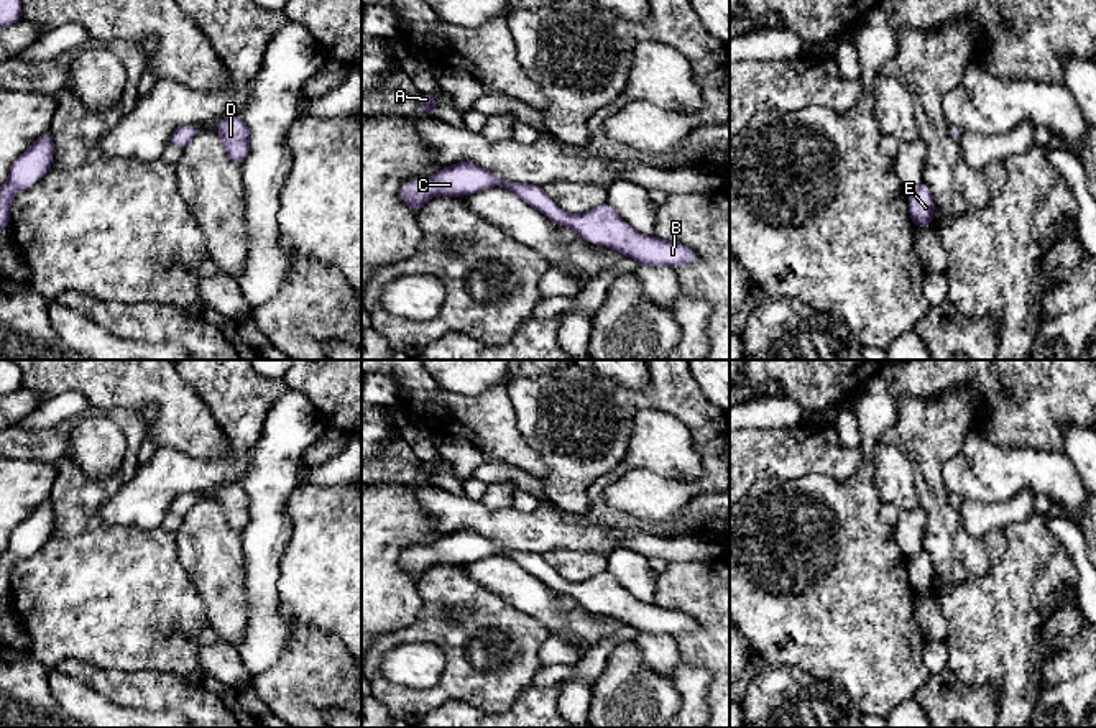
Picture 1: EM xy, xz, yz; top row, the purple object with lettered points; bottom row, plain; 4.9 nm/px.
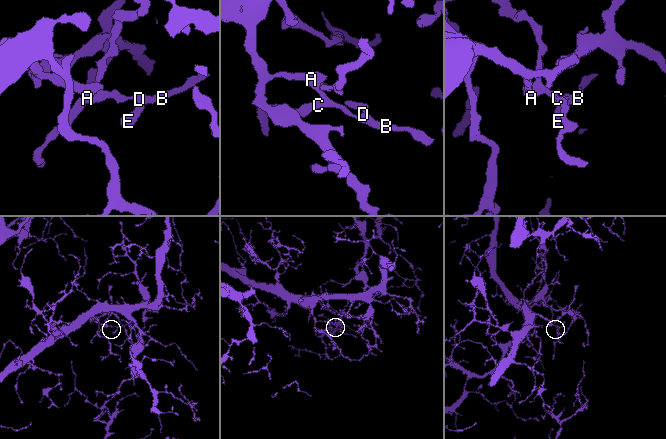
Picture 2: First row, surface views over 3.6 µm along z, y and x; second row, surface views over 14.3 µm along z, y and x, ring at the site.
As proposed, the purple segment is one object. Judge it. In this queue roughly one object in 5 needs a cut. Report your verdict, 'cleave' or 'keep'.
keep

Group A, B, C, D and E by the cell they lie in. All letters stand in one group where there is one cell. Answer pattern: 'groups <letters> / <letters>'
groups A B C D E

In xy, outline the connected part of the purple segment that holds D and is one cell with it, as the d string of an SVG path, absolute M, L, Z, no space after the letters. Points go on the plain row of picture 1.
M240 483L225 485L217 493L217 500L227 518L227 524L242 534L250 521L250 500L243 486Z

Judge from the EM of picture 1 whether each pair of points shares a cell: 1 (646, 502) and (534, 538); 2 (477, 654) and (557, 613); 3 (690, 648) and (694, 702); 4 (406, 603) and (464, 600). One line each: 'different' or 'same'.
1: different
2: different
3: different
4: different

